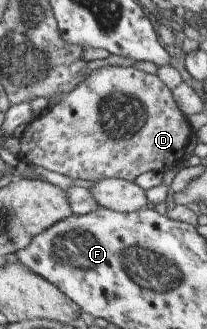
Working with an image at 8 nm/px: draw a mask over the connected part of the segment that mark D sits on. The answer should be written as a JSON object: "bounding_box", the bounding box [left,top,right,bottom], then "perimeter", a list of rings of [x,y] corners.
{"bounding_box":[19,66,191,182],"perimeter":[[[103,66],[89,72],[60,102],[33,118],[19,137],[19,161],[40,166],[69,177],[97,181],[119,178],[134,182],[144,172],[165,172],[184,156],[191,132],[186,117],[179,111],[167,86],[153,74],[135,67]]]}

